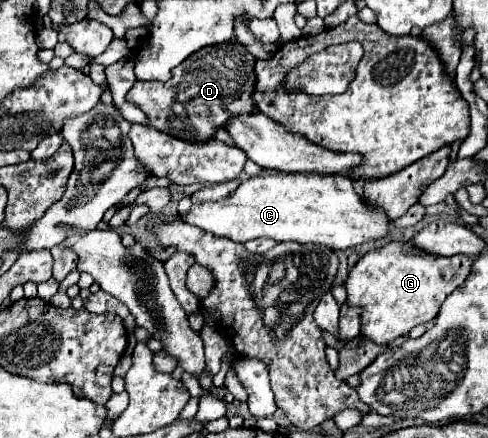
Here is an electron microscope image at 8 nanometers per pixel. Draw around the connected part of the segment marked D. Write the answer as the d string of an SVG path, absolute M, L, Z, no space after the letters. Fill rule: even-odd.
M237 41L203 47L177 65L169 81L135 81L125 99L137 105L147 115L149 125L159 131L185 141L207 141L215 127L225 127L231 115L255 111L251 101L253 65L255 57Z

